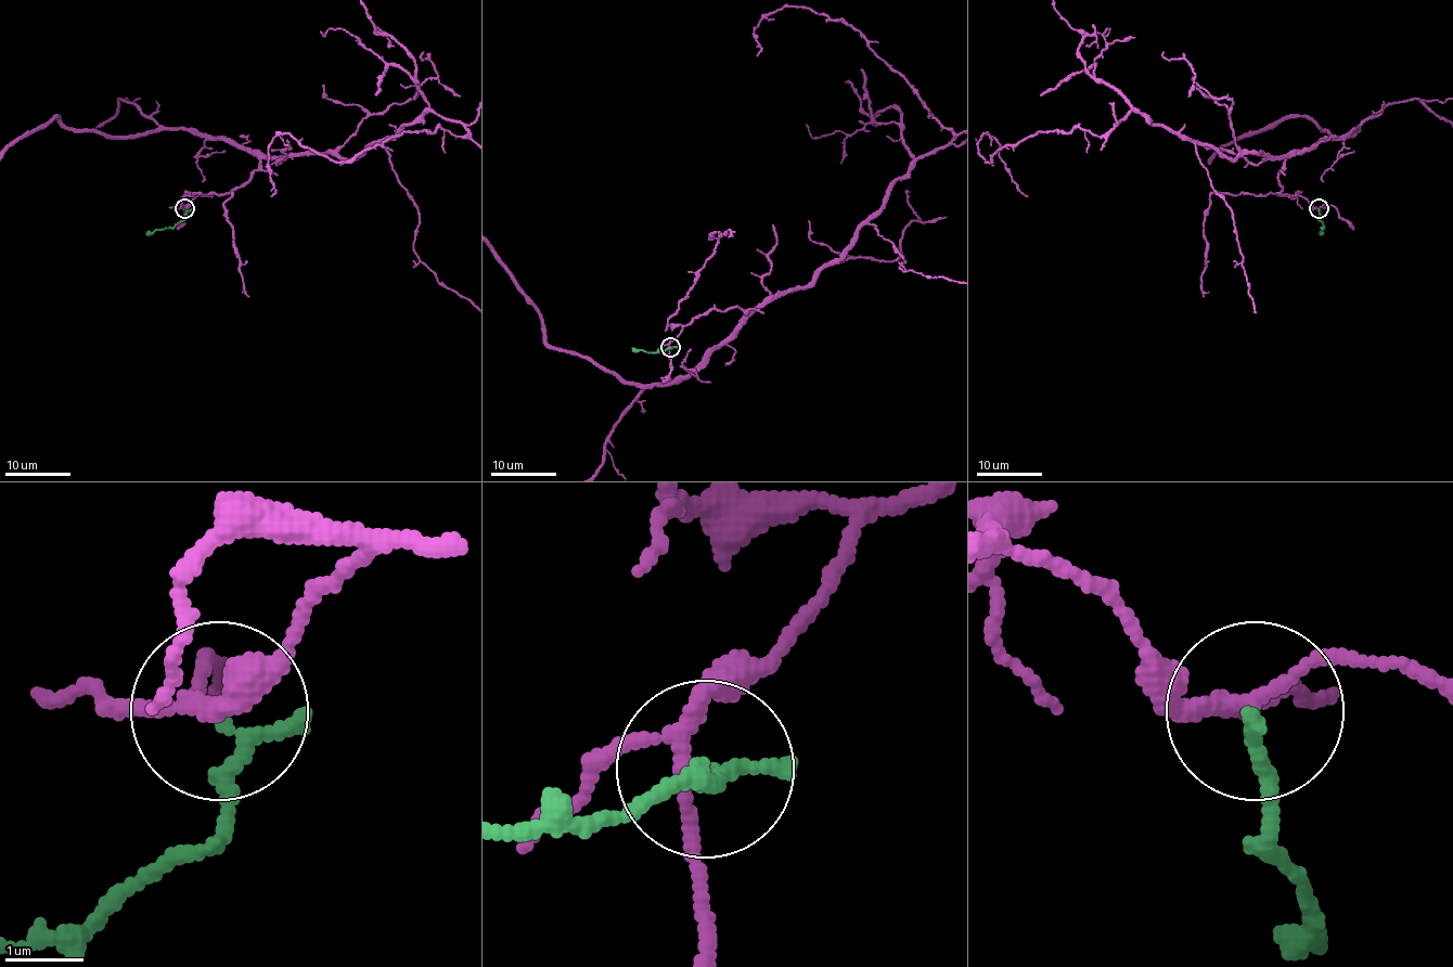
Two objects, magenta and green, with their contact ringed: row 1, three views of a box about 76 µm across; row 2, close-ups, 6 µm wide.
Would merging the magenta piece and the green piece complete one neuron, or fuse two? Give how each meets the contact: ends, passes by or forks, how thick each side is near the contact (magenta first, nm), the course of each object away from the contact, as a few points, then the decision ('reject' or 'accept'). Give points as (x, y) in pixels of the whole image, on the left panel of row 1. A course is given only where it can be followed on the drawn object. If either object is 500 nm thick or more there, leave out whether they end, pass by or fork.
magenta forks; green ends; calibres 150 and 200 nm; course magenta (183, 208), (262, 159), (352, 159), (428, 112), (465, 128), (334, 163), (277, 134), (270, 196); course green (185, 208), (187, 217), (174, 227), (145, 234); reject

